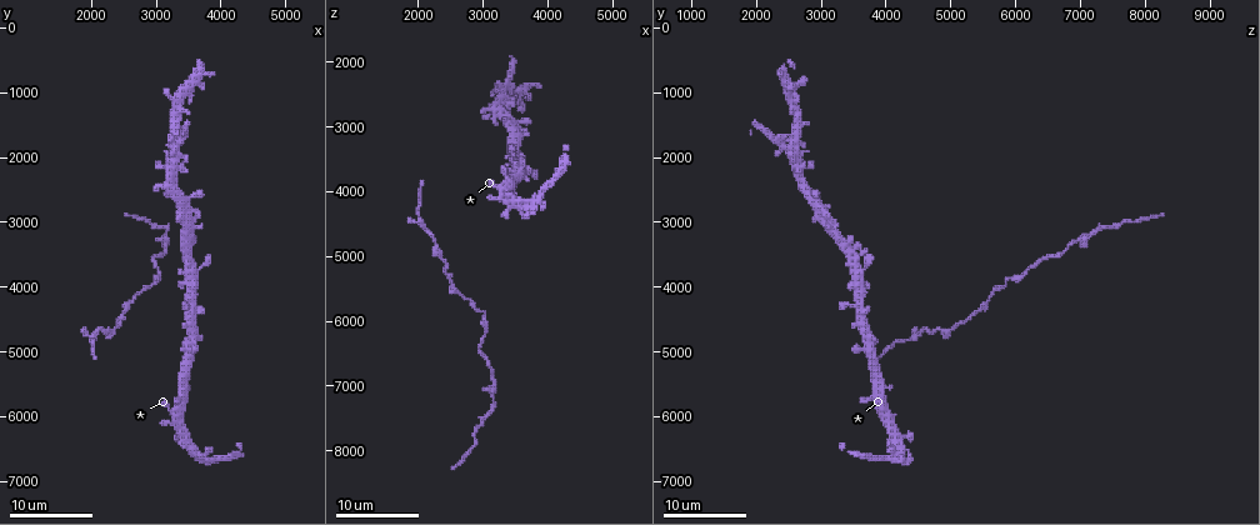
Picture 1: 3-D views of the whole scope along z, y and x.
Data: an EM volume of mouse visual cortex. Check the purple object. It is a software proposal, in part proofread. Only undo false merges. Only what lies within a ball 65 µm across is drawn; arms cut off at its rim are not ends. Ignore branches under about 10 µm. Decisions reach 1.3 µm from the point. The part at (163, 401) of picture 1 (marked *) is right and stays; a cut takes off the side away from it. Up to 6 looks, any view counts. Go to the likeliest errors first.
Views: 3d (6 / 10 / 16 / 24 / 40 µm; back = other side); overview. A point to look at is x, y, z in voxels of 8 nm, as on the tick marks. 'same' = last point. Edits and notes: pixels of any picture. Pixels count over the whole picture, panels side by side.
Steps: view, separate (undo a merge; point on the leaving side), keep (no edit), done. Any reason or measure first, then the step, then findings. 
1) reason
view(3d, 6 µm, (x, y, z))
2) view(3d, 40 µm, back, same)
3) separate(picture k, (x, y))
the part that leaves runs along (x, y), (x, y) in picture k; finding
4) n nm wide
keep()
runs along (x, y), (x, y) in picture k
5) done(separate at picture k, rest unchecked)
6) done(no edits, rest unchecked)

calibre changes
view(3d, 16 µm, (3000, 3850, 5850))

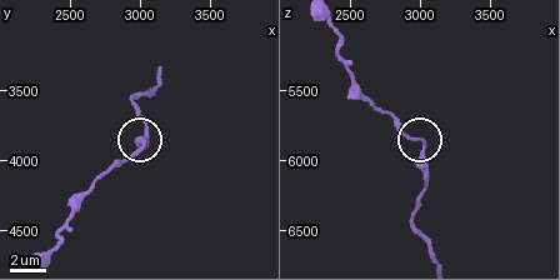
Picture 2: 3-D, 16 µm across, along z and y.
view(3d, 6 µm, (3020, 3880, 5880))

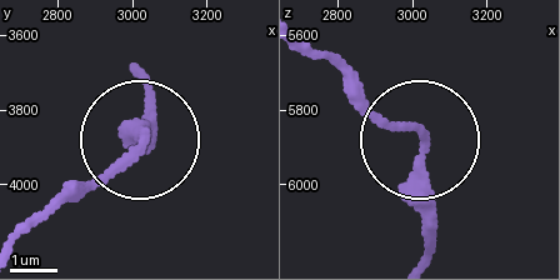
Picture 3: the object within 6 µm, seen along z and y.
210 nm wide
keep()
runs along (25, 228), (121, 168), (145, 136), (145, 113) in picture 3; one neuron here

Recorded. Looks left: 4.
calibre changes
view(3d, 24 µm, (2400, 4650, 5000))

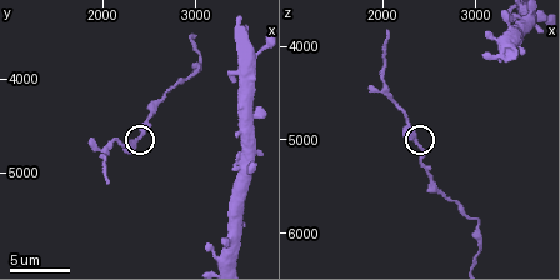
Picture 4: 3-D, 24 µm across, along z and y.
closer look
view(3d, 6 µm, (2400, 4650, 5050))

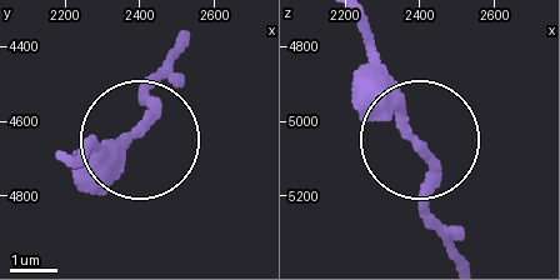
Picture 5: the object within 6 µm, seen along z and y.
keep()
one neuron here

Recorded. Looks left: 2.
thick turns thin
view(3d, 24 µm, (3200, 3200, 7150))

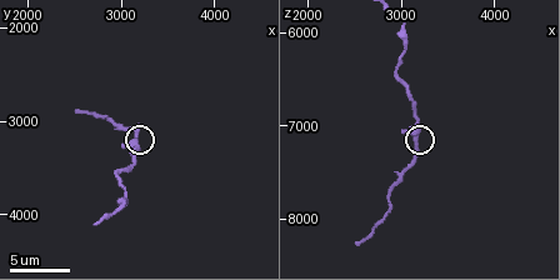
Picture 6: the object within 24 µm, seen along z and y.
view(3d, 10 µm, same)

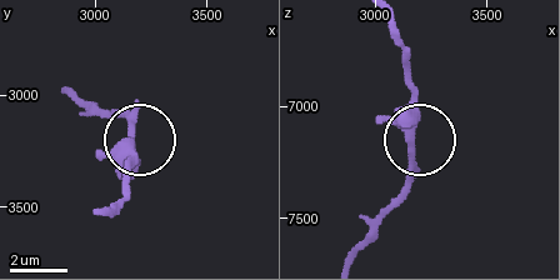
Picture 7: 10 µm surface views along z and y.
keep()
runs along (103, 209), (116, 201), (131, 170), (131, 125), (119, 110) in picture 7; continuous, no second neuron

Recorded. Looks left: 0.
done(no edits, rest unchecked)

